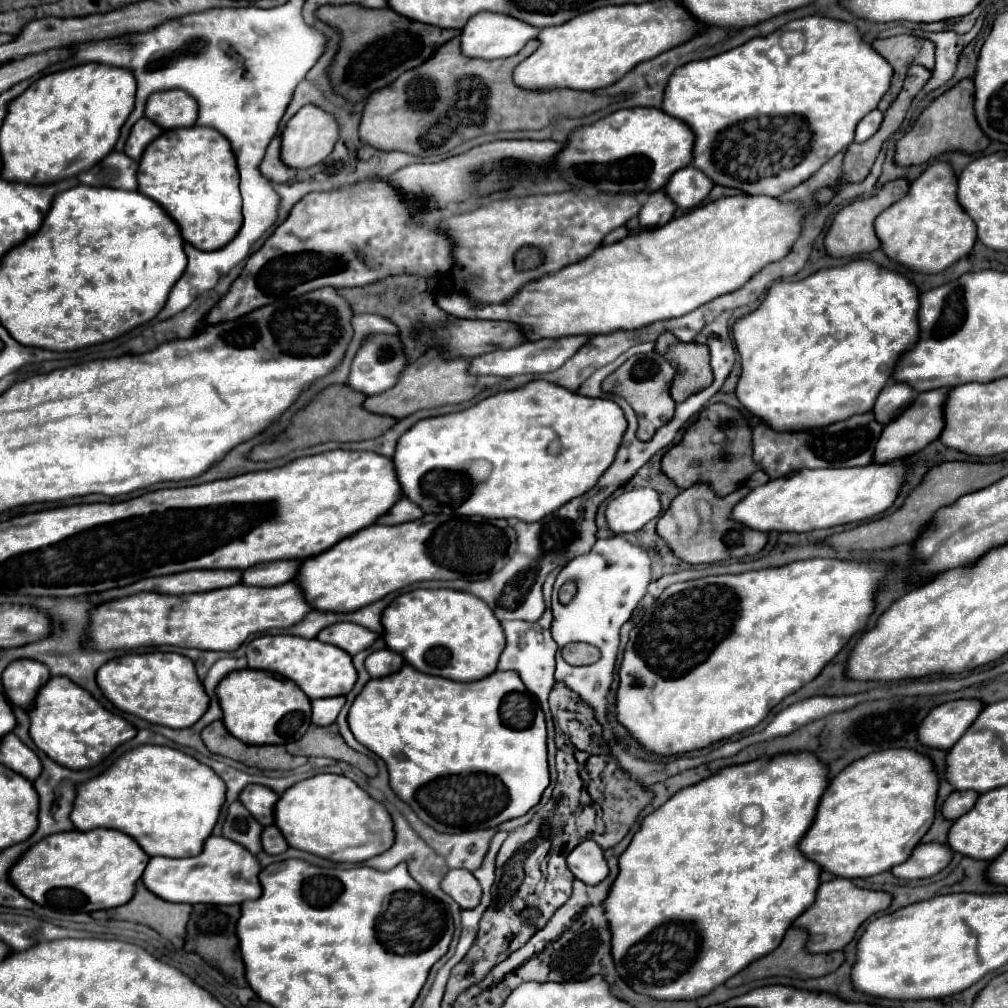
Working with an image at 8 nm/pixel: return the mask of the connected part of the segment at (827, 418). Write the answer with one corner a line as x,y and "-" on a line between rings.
851,261
843,267
831,267
831,269
821,269
807,279
795,281
795,283
775,283
765,301
751,313
739,317
733,325
733,337
737,351
741,355
741,375
737,381
735,395
741,401
741,405
755,417
759,417
763,423
767,423
775,431
799,431
799,429
815,429
815,427
827,427
829,423
843,421
847,417
859,415
859,413
869,413
875,405
875,399
879,391
889,383
891,373
899,357
911,349
917,339
919,339
919,323
917,323
917,309
919,309
919,291
915,285
911,285
903,275
895,271
881,269
879,265
871,261

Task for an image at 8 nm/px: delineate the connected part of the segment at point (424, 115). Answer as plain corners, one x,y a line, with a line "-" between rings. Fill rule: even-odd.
457,37
447,41
423,65
397,77
387,89
373,93
363,109
359,139
381,151
405,151
419,157
443,155
467,139
497,131
543,129
563,117
585,117
599,109
597,103
613,103
619,97
597,97
587,91
555,89
555,91
525,91
519,89
511,73
539,47
539,41
529,41
517,55
507,59
471,59
461,55

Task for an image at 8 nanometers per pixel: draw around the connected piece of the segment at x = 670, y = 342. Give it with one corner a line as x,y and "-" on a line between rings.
663,331
655,343
655,351
675,365
677,375
671,385
671,397
681,403
691,393
705,389
713,381
709,365
709,347
699,343
683,343
673,333

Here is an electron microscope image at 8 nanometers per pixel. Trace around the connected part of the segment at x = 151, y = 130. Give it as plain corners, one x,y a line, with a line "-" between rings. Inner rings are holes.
141,117
141,119
133,125
133,129
131,129
131,133
129,133
129,139
127,139
127,143
125,143
125,153
127,153
129,157
133,157
135,161
139,161
143,149
145,149
155,137
159,137
159,133
161,133
161,127
159,127
159,125
155,125
155,123
149,121
147,117

